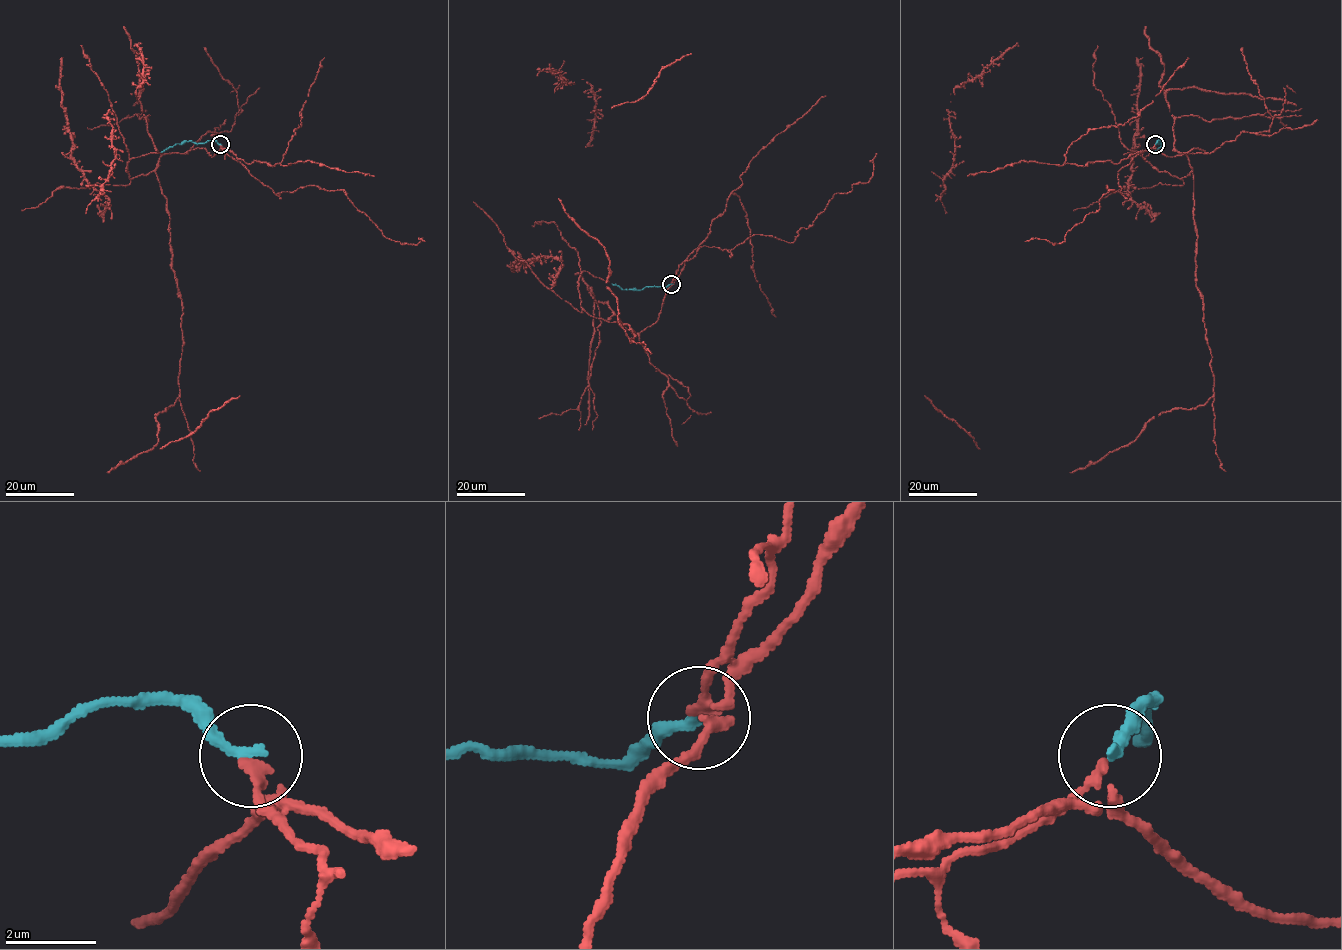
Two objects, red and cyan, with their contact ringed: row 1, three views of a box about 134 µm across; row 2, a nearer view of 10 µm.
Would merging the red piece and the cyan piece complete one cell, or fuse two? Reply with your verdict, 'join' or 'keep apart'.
join

